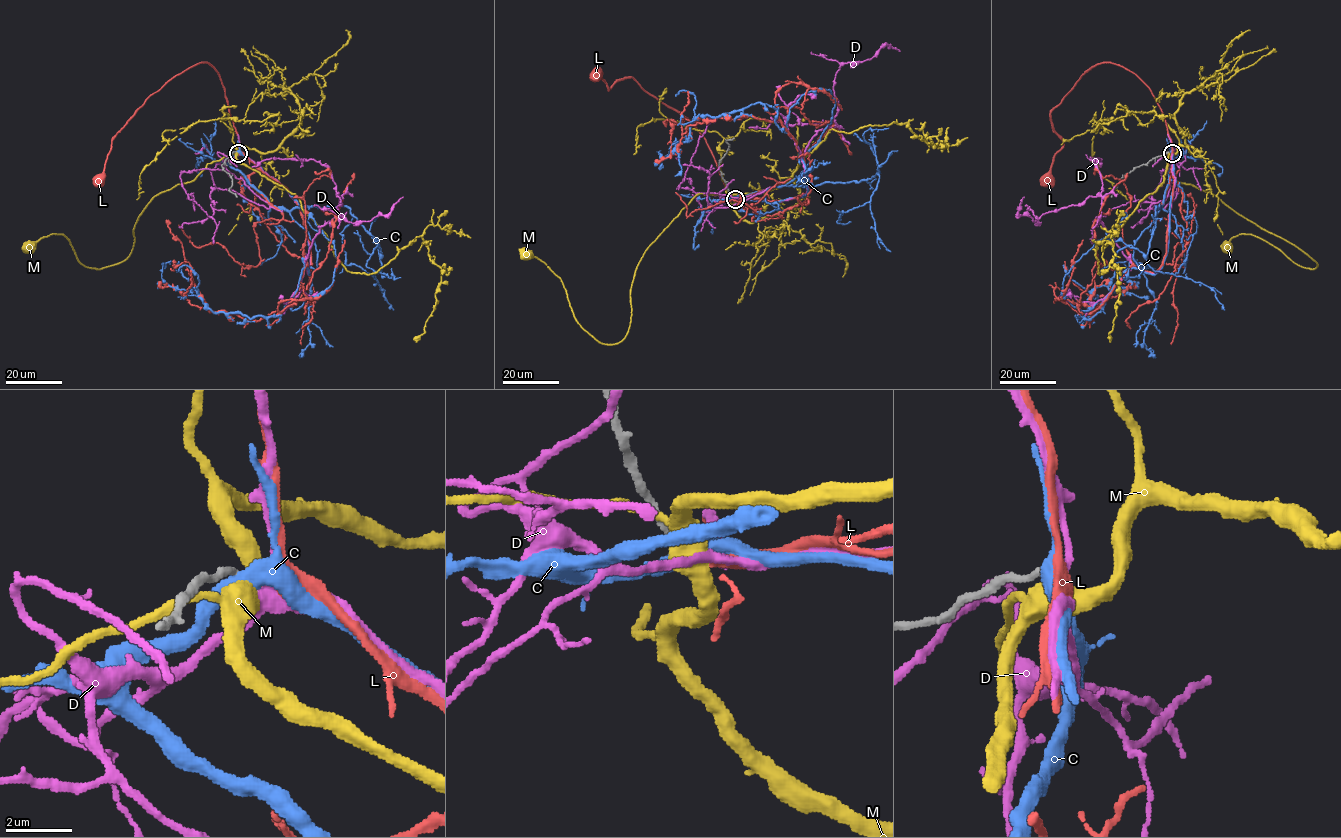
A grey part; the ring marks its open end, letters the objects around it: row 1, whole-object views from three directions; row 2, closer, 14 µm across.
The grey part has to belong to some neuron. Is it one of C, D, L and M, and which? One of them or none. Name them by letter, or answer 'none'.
L

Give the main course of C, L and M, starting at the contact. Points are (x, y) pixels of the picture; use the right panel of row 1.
C: (1172, 153), (1164, 263), (1127, 269), (1099, 312), (1075, 316), (1096, 288), (1132, 283), (1123, 263)
L: (1173, 153), (1151, 90), (1122, 66), (1101, 62), (1051, 112), (1051, 128), (1063, 147), (1045, 180)
M: (1173, 153), (1166, 172), (1174, 180), (1211, 192), (1317, 266), (1298, 266), (1250, 234), (1234, 236), (1226, 247)

